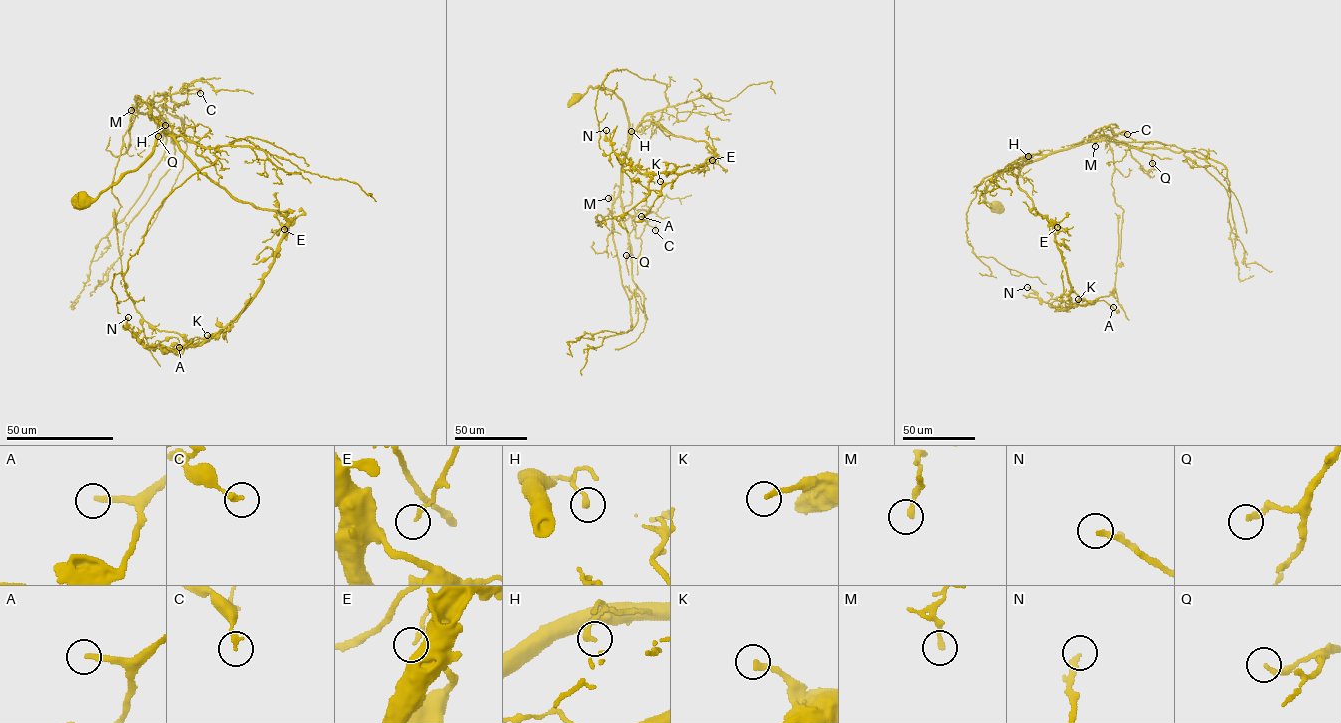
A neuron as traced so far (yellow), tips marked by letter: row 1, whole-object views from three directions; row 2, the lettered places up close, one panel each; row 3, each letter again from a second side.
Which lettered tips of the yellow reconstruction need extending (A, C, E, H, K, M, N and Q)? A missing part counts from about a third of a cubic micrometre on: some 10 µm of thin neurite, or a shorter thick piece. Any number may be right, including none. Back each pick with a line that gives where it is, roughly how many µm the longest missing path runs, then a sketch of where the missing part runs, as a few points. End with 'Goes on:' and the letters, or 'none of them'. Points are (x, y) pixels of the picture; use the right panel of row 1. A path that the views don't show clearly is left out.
Goes on: none of them

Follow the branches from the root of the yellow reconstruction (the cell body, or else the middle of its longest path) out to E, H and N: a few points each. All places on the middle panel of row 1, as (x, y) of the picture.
E: (574, 99), (590, 87), (610, 89), (626, 112), (629, 145), (653, 120), (704, 141), (712, 160)
H: (574, 99), (590, 87), (610, 89), (622, 102), (628, 130), (631, 131)
N: (574, 99), (610, 89), (629, 145), (653, 120), (715, 153), (679, 174), (641, 174), (606, 130)

